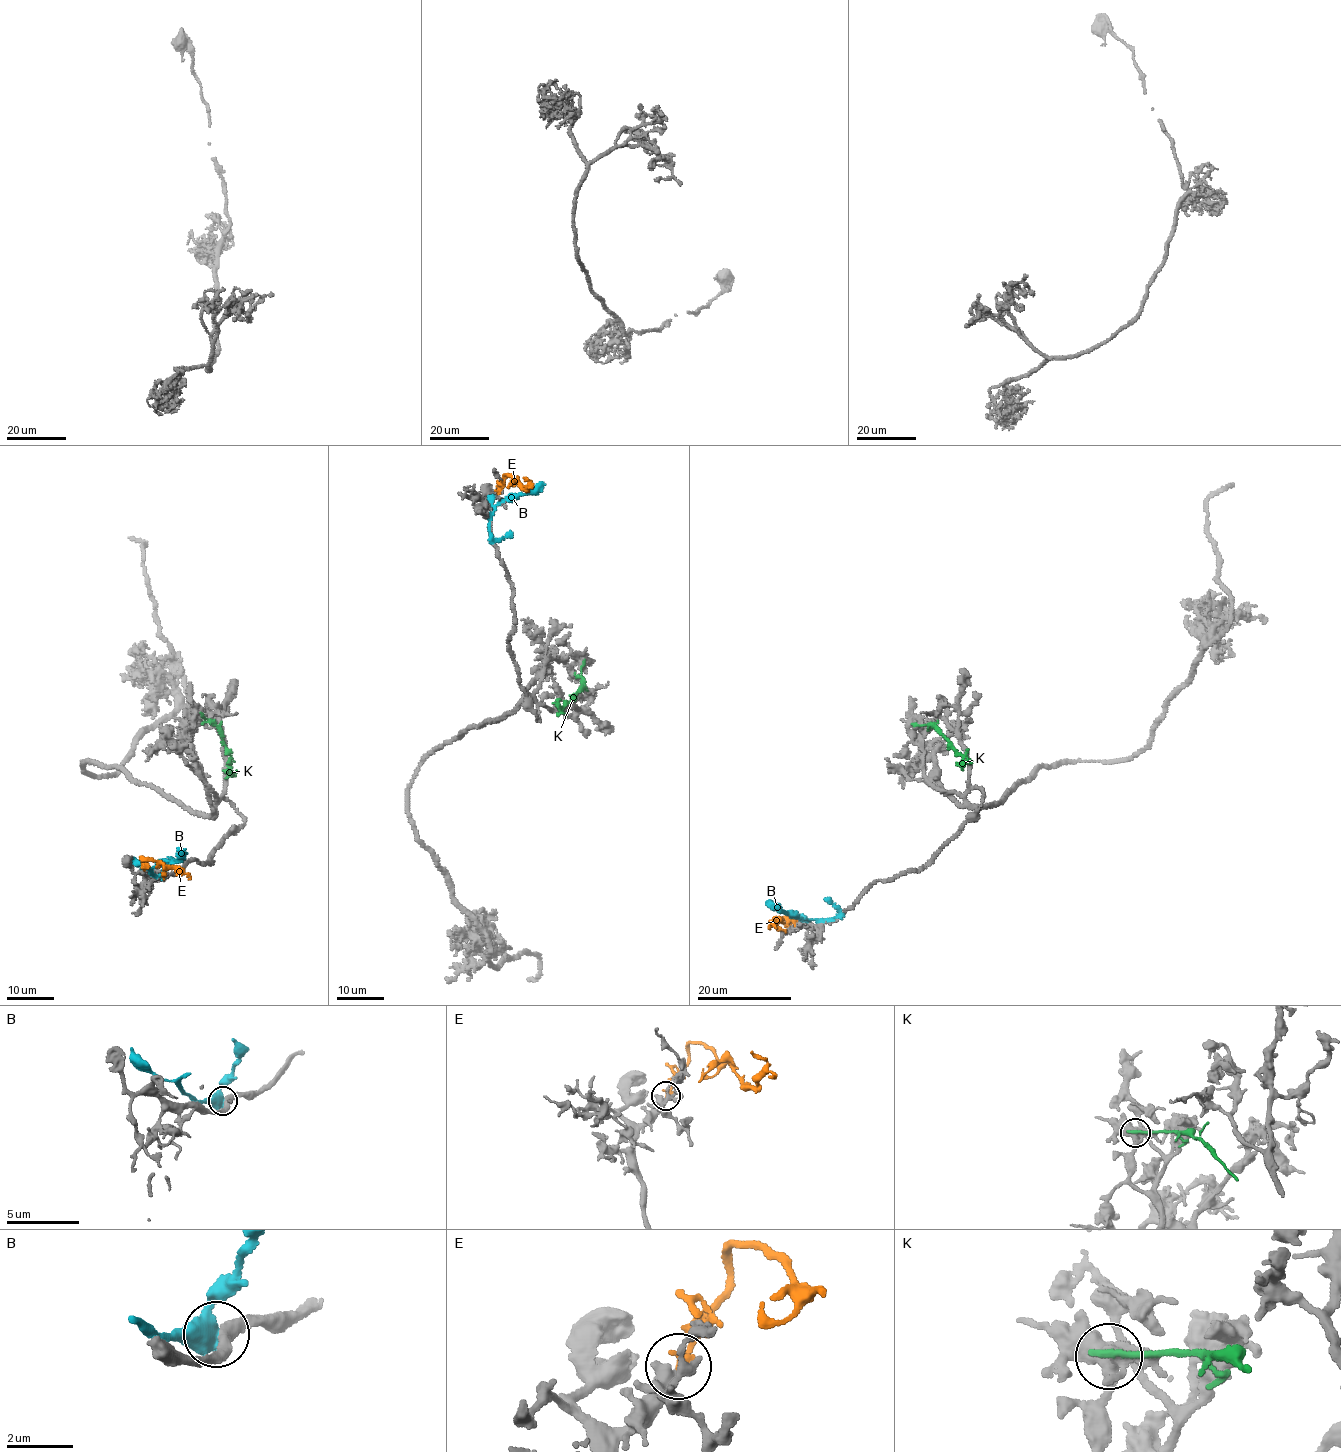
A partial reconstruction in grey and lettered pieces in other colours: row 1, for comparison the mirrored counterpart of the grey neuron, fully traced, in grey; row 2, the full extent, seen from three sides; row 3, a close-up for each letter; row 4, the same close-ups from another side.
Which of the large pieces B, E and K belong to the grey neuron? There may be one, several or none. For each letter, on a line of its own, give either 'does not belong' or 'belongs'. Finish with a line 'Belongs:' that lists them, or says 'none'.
B: does not belong
E: belongs
K: does not belong
Belongs: E

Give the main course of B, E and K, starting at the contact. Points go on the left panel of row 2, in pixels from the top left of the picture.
B: (165, 876), (150, 873), (151, 869), (181, 860), (184, 849)
E: (144, 866), (141, 856), (179, 868), (189, 879)
K: (201, 715), (218, 727), (231, 759), (230, 770), (235, 777)

